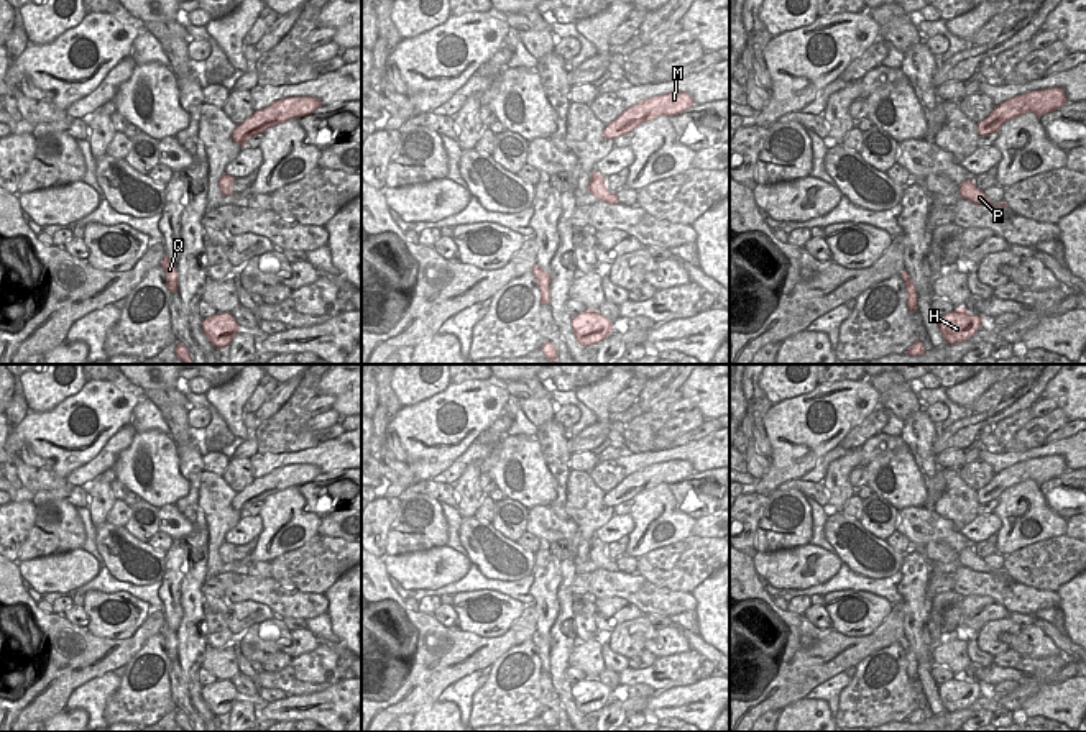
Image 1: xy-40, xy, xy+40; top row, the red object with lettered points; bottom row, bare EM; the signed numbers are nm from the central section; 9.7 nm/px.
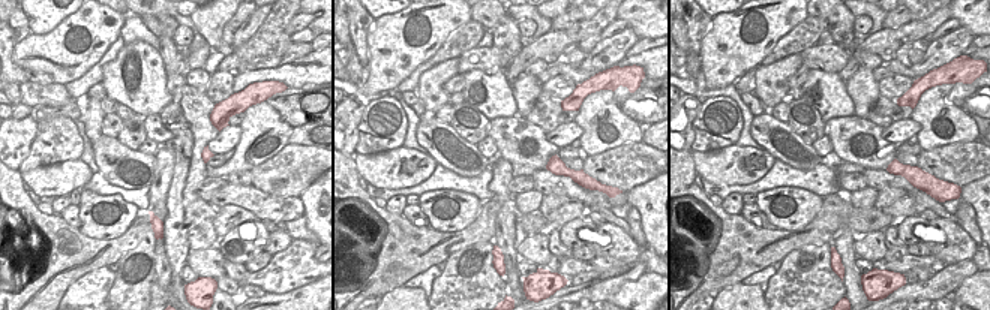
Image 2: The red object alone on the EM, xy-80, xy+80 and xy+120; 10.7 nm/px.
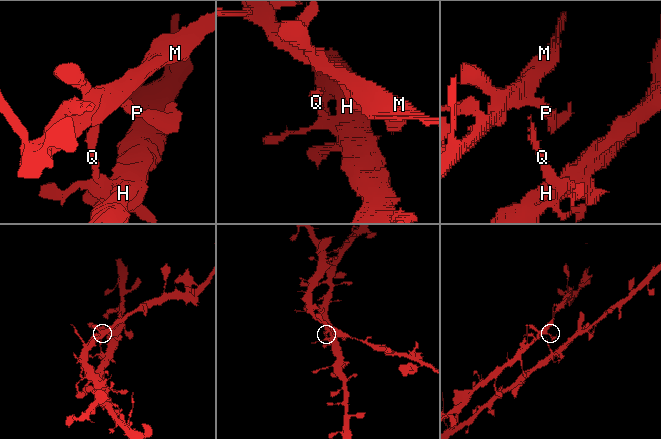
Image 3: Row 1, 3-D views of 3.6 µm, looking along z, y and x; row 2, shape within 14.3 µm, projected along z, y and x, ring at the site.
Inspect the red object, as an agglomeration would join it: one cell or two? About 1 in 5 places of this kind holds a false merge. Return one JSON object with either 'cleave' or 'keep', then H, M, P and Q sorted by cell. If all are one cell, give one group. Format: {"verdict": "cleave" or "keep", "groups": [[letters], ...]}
{"verdict": "keep", "groups": [["H", "M", "P", "Q"]]}

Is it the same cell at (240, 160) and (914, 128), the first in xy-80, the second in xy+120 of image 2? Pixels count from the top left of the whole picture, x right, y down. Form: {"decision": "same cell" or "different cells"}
{"decision": "different cells"}

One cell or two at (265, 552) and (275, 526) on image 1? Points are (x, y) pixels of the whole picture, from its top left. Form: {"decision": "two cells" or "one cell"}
{"decision": "one cell"}

